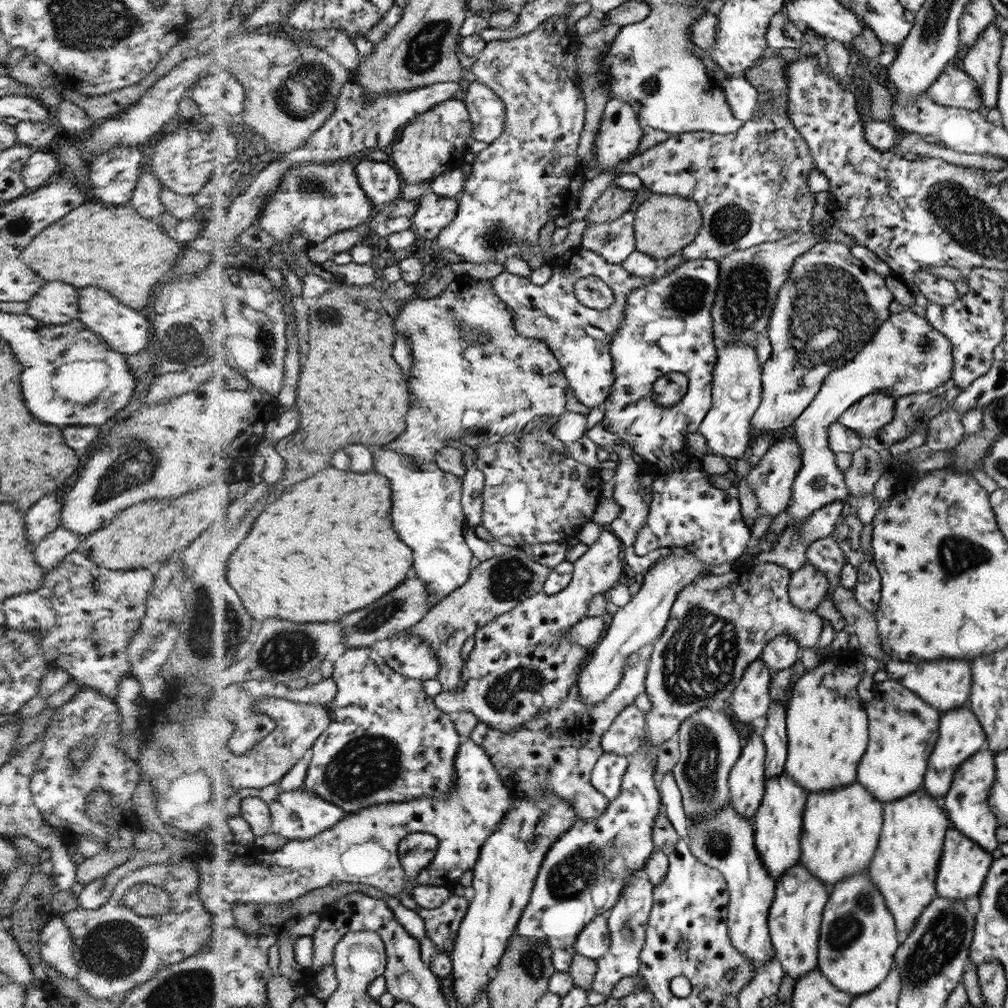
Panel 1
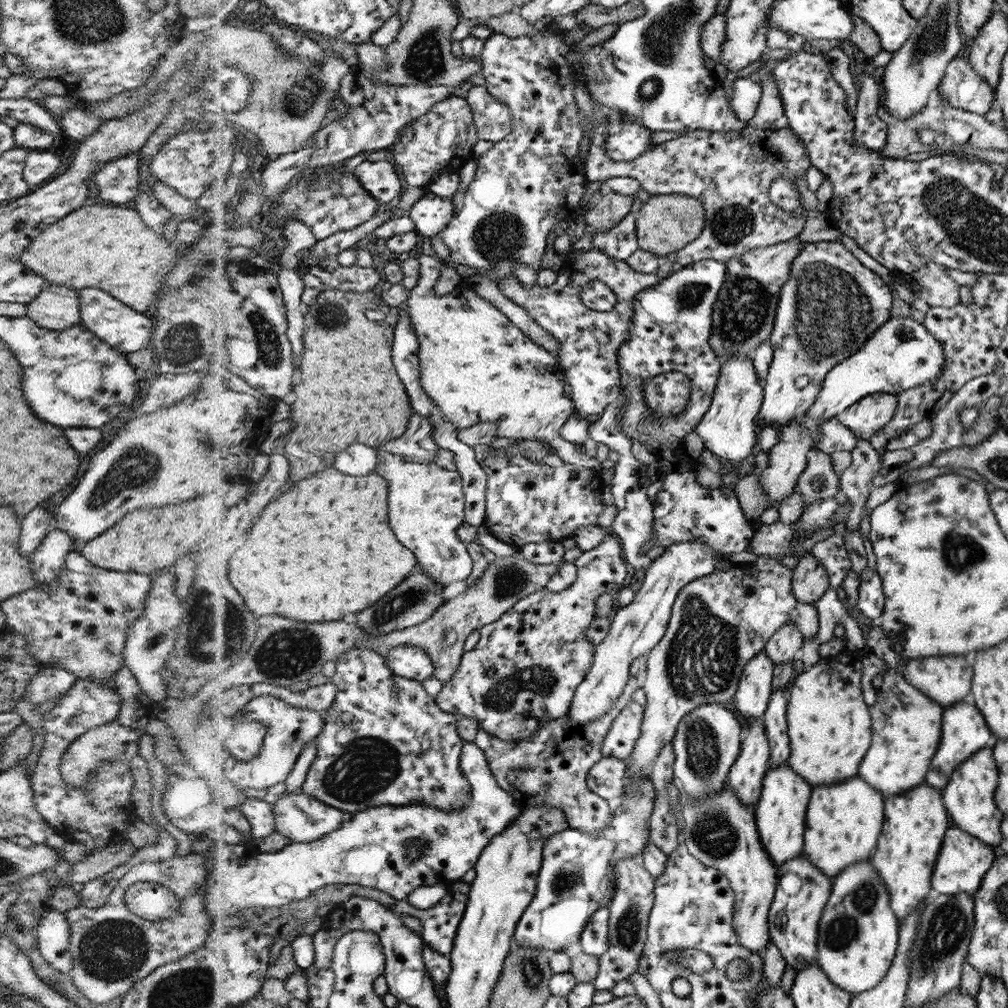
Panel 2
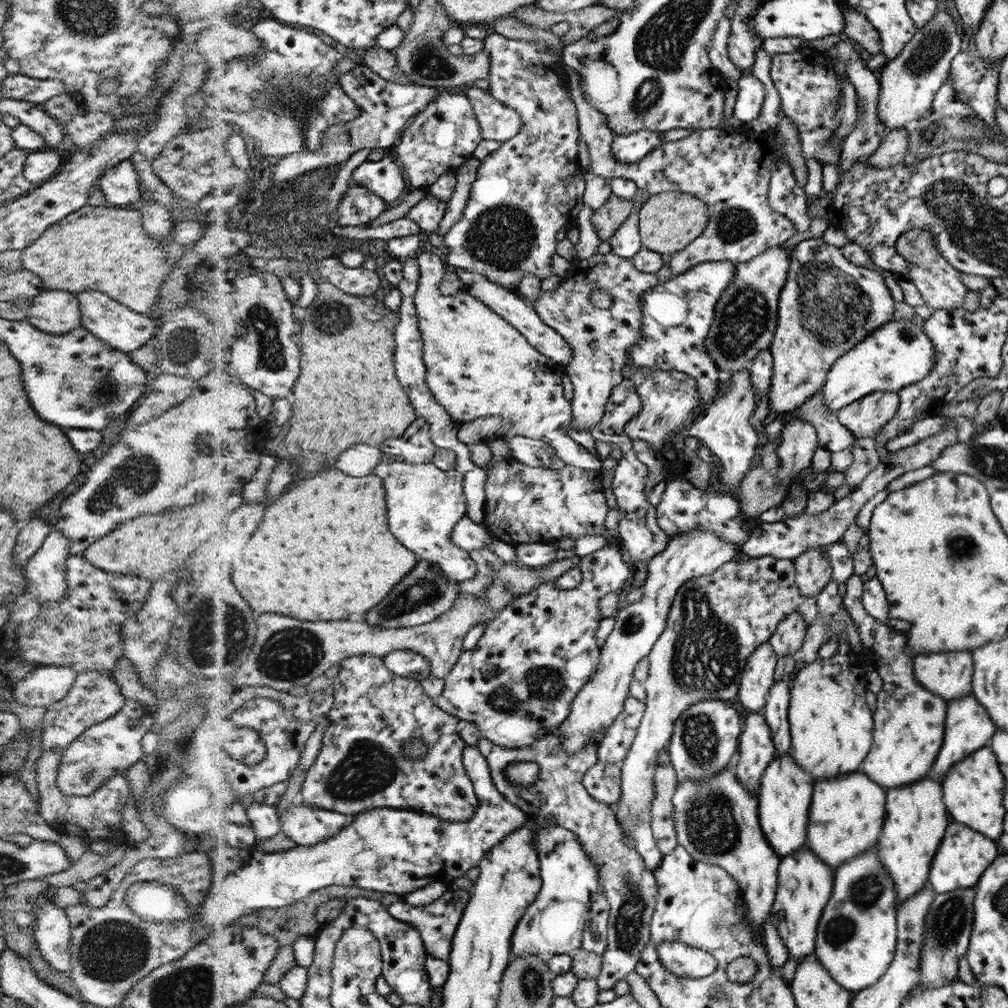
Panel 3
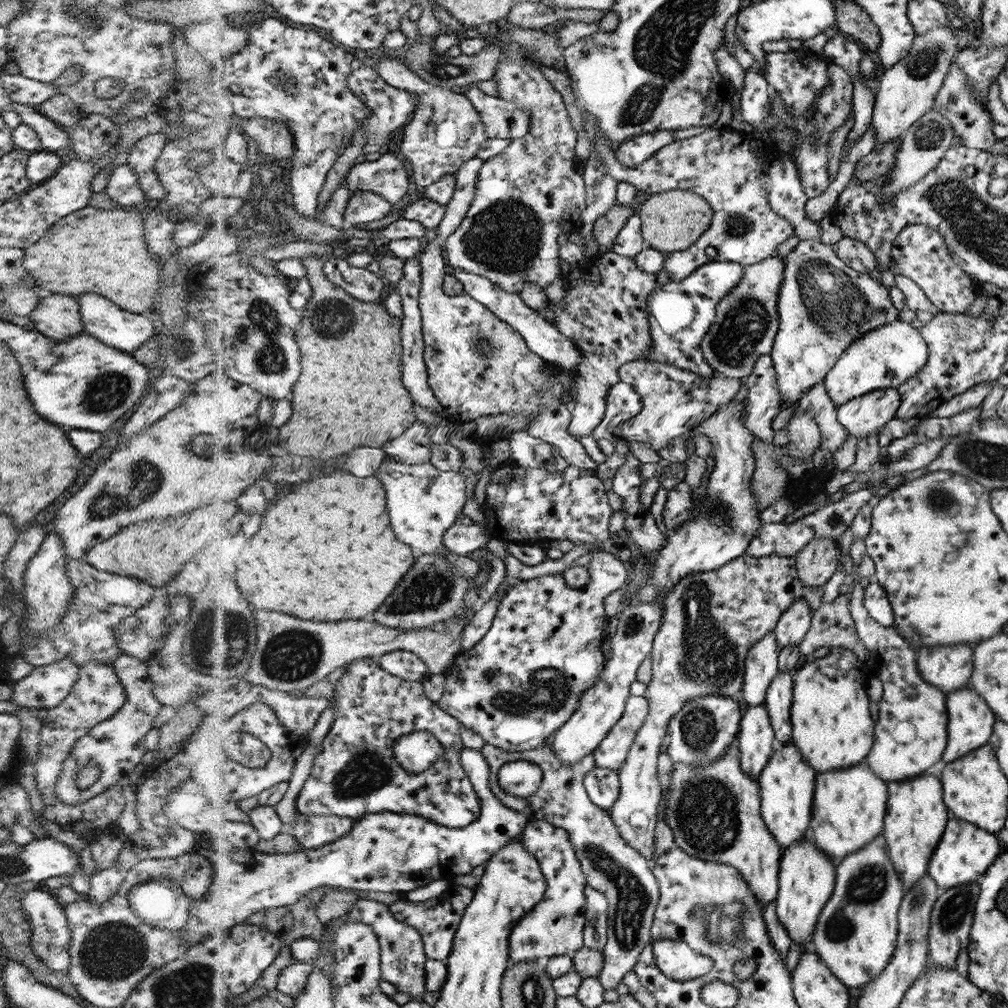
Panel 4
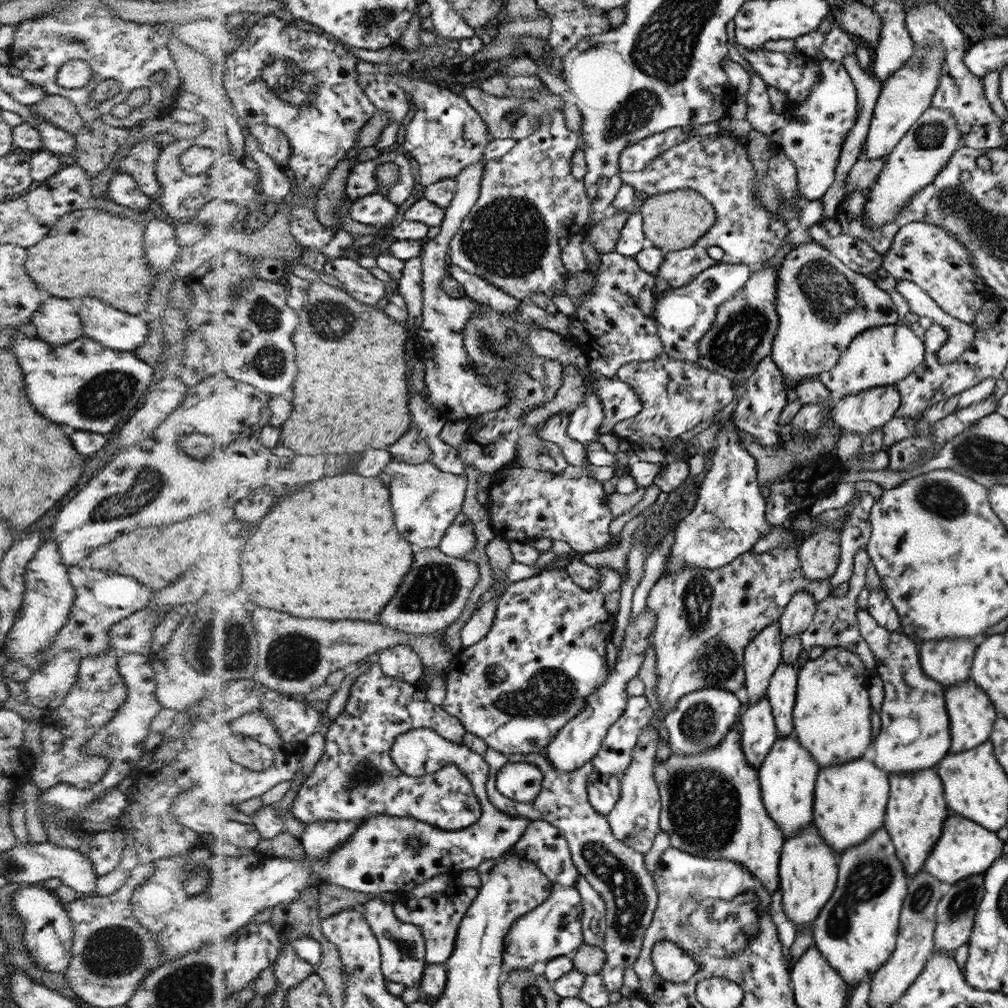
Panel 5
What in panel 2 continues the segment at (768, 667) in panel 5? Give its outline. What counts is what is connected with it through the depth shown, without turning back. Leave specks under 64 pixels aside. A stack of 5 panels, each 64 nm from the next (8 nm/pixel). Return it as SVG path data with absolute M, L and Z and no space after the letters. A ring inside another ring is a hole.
M762 650L750 660L741 676L740 686L733 698L737 710L748 720L755 720L765 715L772 696L773 671L776 665Z

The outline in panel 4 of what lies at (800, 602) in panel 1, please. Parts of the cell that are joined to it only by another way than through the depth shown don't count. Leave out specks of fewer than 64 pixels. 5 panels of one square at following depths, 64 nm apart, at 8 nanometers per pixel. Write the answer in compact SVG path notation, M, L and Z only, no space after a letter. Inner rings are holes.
M812 540L797 552L797 573L807 587L822 587L837 573L840 567L838 541Z

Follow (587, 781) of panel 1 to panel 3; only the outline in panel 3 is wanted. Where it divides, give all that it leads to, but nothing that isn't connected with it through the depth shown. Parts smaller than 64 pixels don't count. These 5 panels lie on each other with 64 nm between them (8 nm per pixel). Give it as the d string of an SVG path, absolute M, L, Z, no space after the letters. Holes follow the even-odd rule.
M558 728L529 747L504 748L483 736L477 747L489 763L490 776L496 790L508 802L521 808L528 818L537 816L553 820L558 827L570 829L580 839L589 858L597 861L601 892L609 902L609 922L607 948L601 955L604 966L601 967L601 975L595 980L600 990L613 990L620 980L636 970L642 952L652 939L650 924L656 911L660 885L657 883L656 873L648 868L641 853L623 841L623 830L609 805L594 800L582 784L586 771L599 762L597 750L601 738L602 734L599 732L595 740L591 740L590 744L575 754L567 754L561 746ZM568 756L572 757L567 759ZM524 761L535 762L539 766L539 777L531 786L512 784L504 772L509 764Z

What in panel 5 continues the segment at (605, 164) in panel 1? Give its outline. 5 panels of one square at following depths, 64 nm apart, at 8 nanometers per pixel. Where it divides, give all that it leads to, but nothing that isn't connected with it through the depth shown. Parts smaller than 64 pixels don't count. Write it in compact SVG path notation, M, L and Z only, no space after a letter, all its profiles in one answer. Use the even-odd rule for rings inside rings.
M694 125L674 127L668 131L647 136L636 144L631 144L620 154L620 170L622 172L641 171L663 152L668 151L669 148L674 148L681 142L686 142L689 138L692 138L695 127Z

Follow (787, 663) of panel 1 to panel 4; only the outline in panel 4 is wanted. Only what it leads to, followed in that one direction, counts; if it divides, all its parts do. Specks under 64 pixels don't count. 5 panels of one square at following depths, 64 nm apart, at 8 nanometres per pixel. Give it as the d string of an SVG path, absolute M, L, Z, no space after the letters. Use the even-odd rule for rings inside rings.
M798 599L784 612L777 623L774 630L777 643L782 647L799 645L805 638L806 632L809 631L813 620L812 616L813 612L808 601Z

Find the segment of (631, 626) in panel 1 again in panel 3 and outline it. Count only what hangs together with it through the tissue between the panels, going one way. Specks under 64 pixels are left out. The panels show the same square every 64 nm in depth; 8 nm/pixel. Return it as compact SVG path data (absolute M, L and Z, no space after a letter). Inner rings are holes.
M696 530L692 534L672 537L668 541L666 548L647 562L648 578L645 581L645 585L641 587L643 592L642 598L638 602L624 604L616 612L615 627L606 639L606 642L602 644L601 663L590 682L586 683L578 691L577 698L573 701L573 709L570 712L569 719L566 719L558 728L561 746L563 746L567 754L580 752L587 744L591 743L591 740L595 740L595 736L599 732L603 736L606 729L621 715L622 708L625 707L625 700L630 697L629 687L632 686L634 681L634 668L636 668L636 664L644 656L650 654L653 646L667 627L670 607L672 607L676 592L686 582L690 582L694 578L716 573L726 563L730 563L736 556L737 551L740 550L740 547L737 547L734 543L726 542L714 531Z

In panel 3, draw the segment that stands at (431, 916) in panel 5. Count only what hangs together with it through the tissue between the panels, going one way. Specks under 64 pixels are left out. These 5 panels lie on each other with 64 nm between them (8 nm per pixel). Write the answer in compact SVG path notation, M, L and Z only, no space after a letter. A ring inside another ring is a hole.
M449 888L442 898L438 898L432 904L416 906L401 900L392 904L390 908L394 917L413 925L421 932L429 955L434 958L449 960L453 952L457 932L462 923L462 913L464 913L470 897L470 891Z

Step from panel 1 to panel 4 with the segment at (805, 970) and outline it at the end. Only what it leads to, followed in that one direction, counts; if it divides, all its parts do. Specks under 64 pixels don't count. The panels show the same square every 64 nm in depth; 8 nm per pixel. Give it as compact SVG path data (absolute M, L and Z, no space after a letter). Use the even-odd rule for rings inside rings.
M808 835L793 846L783 850L780 868L780 890L777 892L776 916L778 922L788 930L792 944L804 946L806 951L812 949L817 922L825 904L833 896L836 884L836 868L832 859L817 847L815 840Z

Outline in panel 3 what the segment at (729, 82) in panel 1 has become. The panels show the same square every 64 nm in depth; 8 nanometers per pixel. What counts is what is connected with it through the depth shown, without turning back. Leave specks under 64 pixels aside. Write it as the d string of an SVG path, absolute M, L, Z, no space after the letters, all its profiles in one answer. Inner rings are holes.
M754 74L742 75L738 80L738 92L733 118L746 122L760 116L765 90L761 80Z

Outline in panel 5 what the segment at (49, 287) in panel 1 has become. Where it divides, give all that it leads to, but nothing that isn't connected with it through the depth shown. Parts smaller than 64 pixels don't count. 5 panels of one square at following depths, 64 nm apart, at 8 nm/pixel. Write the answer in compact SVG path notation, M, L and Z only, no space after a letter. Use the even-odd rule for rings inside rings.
M45 294L31 322L36 327L37 337L50 346L62 346L83 335L80 315L66 298Z

